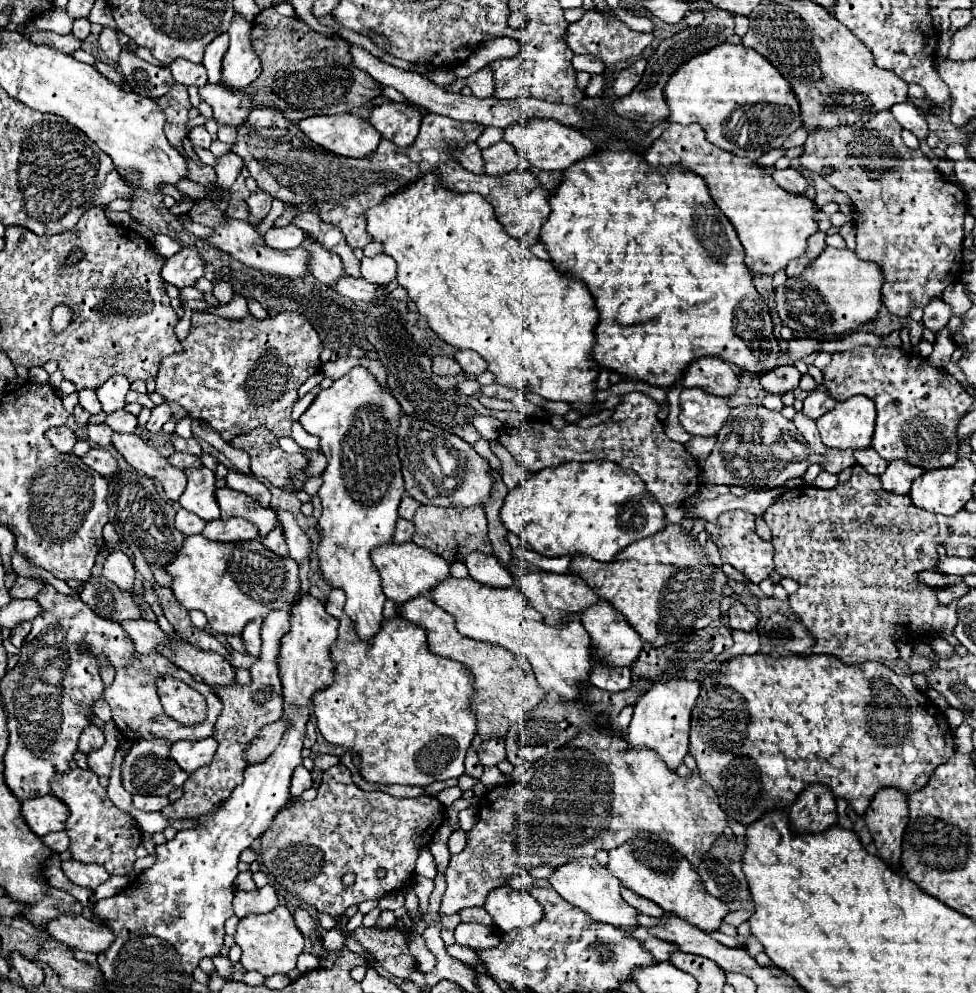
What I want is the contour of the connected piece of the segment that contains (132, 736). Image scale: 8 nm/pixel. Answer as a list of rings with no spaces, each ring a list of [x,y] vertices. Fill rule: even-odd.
[[[149,654],[149,656],[143,656],[139,662],[133,662],[127,668],[119,668],[115,672],[113,684],[109,688],[105,688],[103,698],[111,706],[115,726],[123,732],[123,736],[127,740],[155,740],[155,738],[165,738],[171,744],[173,742],[179,742],[179,740],[193,740],[195,742],[195,740],[203,740],[203,738],[213,736],[215,720],[219,718],[219,712],[223,708],[223,702],[219,700],[219,696],[215,696],[215,692],[207,684],[195,682],[189,672],[183,672],[181,668],[177,668],[175,664],[171,664],[171,660],[167,660],[163,654]],[[157,672],[167,672],[169,676],[173,676],[177,680],[183,680],[185,684],[193,686],[195,690],[199,690],[207,698],[209,710],[207,710],[207,720],[203,724],[197,724],[197,726],[181,726],[179,722],[175,722],[169,716],[165,716],[163,708],[161,708],[161,702],[159,702],[159,696],[155,692],[155,680],[153,678],[155,678]]]

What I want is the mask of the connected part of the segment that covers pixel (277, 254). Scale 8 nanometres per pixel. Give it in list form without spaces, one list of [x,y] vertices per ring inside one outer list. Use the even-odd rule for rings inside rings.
[[[229,218],[227,226],[223,228],[213,228],[215,230],[215,236],[205,240],[207,244],[223,250],[223,252],[229,252],[233,258],[241,260],[243,264],[251,266],[251,268],[257,268],[257,270],[263,270],[263,272],[269,272],[269,274],[277,274],[277,276],[285,276],[285,278],[303,278],[309,274],[309,262],[311,262],[311,254],[305,250],[305,248],[295,248],[295,250],[273,250],[269,246],[265,246],[265,242],[255,234],[253,226],[243,222],[243,220],[233,220]]]

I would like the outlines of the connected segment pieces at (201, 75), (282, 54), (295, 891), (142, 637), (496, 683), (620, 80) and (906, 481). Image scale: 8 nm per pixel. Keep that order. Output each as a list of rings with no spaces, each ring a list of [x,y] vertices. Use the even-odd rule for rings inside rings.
[[[173,60],[169,64],[171,68],[171,74],[175,78],[175,82],[179,84],[185,84],[185,86],[203,86],[207,84],[207,72],[201,64],[193,64],[193,62],[187,62],[187,60]]]
[[[275,6],[265,8],[259,16],[263,16],[263,26],[269,26],[269,50],[263,52],[263,72],[255,80],[255,84],[249,84],[247,88],[239,90],[251,100],[251,110],[263,108],[263,106],[279,108],[287,120],[299,122],[303,118],[319,116],[319,114],[351,112],[351,106],[361,106],[381,94],[379,84],[367,72],[353,66],[353,62],[349,58],[349,42],[347,40],[343,40],[339,36],[323,36],[301,20],[281,16],[275,10]]]
[[[337,764],[323,774],[319,792],[313,800],[295,800],[275,816],[273,824],[261,836],[261,856],[267,872],[273,874],[275,880],[291,896],[303,900],[319,912],[339,918],[353,904],[361,904],[371,898],[379,900],[387,892],[407,886],[415,872],[419,846],[433,840],[433,834],[443,824],[443,818],[443,804],[435,796],[423,794],[417,798],[395,798],[387,792],[365,792],[353,782],[349,768]],[[377,868],[387,870],[387,876],[383,880],[377,878]],[[347,872],[355,872],[355,888],[345,888],[341,884],[341,878]]]
[[[125,620],[125,622],[121,622],[121,626],[123,626],[123,630],[127,630],[127,634],[131,634],[131,640],[135,642],[135,648],[139,654],[159,652],[159,648],[167,648],[167,644],[171,644],[171,640],[159,628],[157,622]]]
[[[417,596],[415,600],[405,602],[403,606],[399,606],[397,614],[419,626],[425,626],[427,642],[433,654],[447,656],[469,666],[469,670],[475,676],[475,688],[477,688],[471,708],[477,714],[477,734],[483,740],[505,738],[511,724],[517,724],[519,720],[523,720],[527,712],[535,710],[541,704],[545,692],[537,686],[537,680],[531,670],[529,672],[523,670],[515,660],[515,656],[511,656],[511,652],[499,648],[497,644],[483,644],[479,640],[461,636],[459,630],[455,628],[453,616],[443,608],[439,608],[429,596]]]
[[[637,60],[635,64],[631,64],[629,68],[621,70],[615,84],[613,84],[613,90],[617,96],[627,96],[641,80],[643,76],[643,70],[645,70],[645,60]]]
[[[893,460],[887,466],[885,474],[881,476],[881,482],[883,482],[883,488],[889,492],[907,494],[911,490],[911,482],[921,474],[923,474],[923,470],[919,466],[907,464],[905,460]]]

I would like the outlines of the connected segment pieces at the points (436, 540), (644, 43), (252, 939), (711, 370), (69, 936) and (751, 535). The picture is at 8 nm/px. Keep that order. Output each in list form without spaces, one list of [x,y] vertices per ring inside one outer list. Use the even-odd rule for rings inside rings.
[[[419,506],[413,518],[415,534],[413,542],[421,548],[439,554],[449,564],[463,562],[471,552],[491,554],[491,542],[487,536],[487,520],[483,508],[439,508],[439,506]]]
[[[595,10],[585,12],[585,16],[581,20],[569,24],[569,28],[567,28],[567,46],[571,48],[571,52],[599,56],[599,60],[603,60],[603,64],[607,68],[615,66],[621,60],[629,60],[633,56],[639,56],[651,44],[651,40],[653,40],[651,32],[635,32],[627,24],[617,20],[615,16],[607,18]]]
[[[277,906],[273,912],[241,918],[241,922],[237,926],[235,942],[243,950],[241,964],[245,970],[257,970],[263,976],[273,976],[277,972],[287,974],[295,968],[297,956],[303,952],[305,938],[299,932],[295,920],[293,920],[293,914],[287,910],[287,906]]]
[[[703,356],[693,360],[681,378],[683,386],[693,388],[699,386],[717,396],[729,396],[737,390],[737,374],[731,364],[723,362],[723,358]]]
[[[63,914],[47,924],[47,932],[69,948],[93,954],[103,954],[109,948],[111,940],[115,940],[115,934],[105,924],[87,920],[85,916]]]
[[[731,510],[719,516],[719,524],[707,524],[707,532],[711,532],[713,542],[721,550],[721,558],[745,574],[753,584],[759,584],[773,570],[773,544],[765,542],[755,532],[755,514],[745,510]]]

